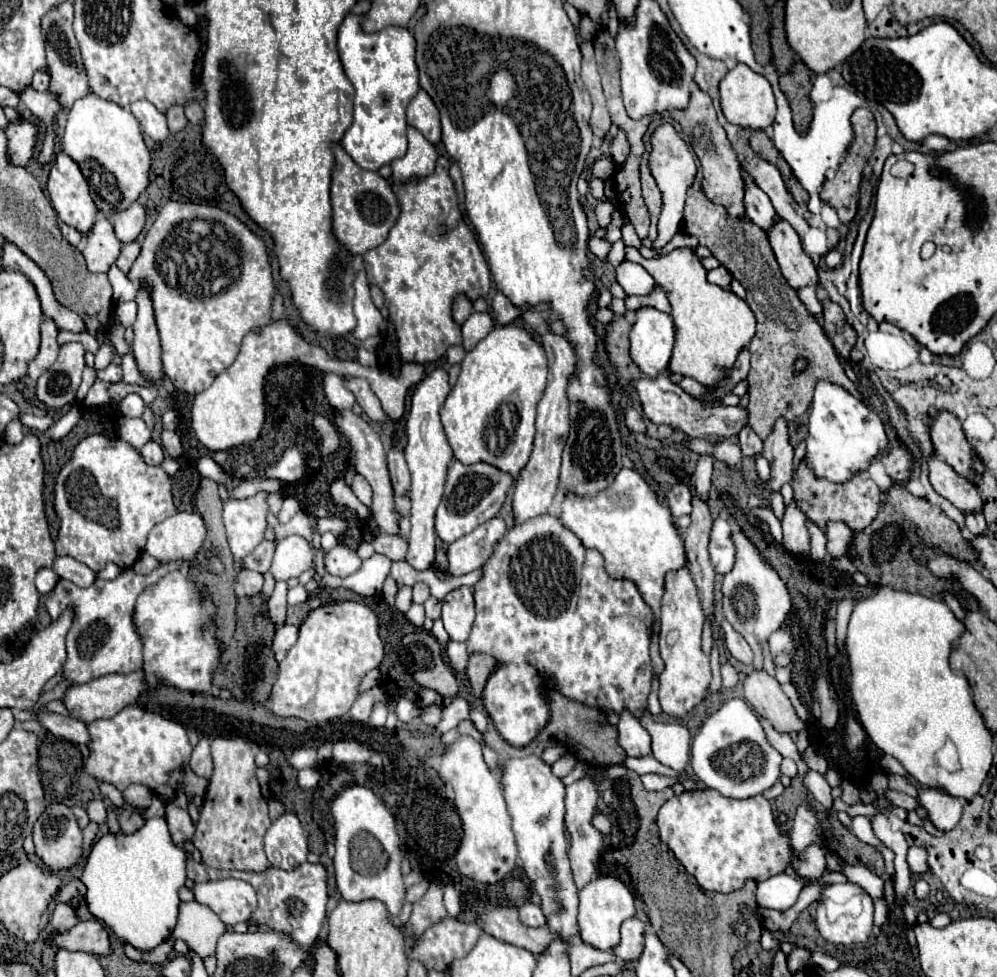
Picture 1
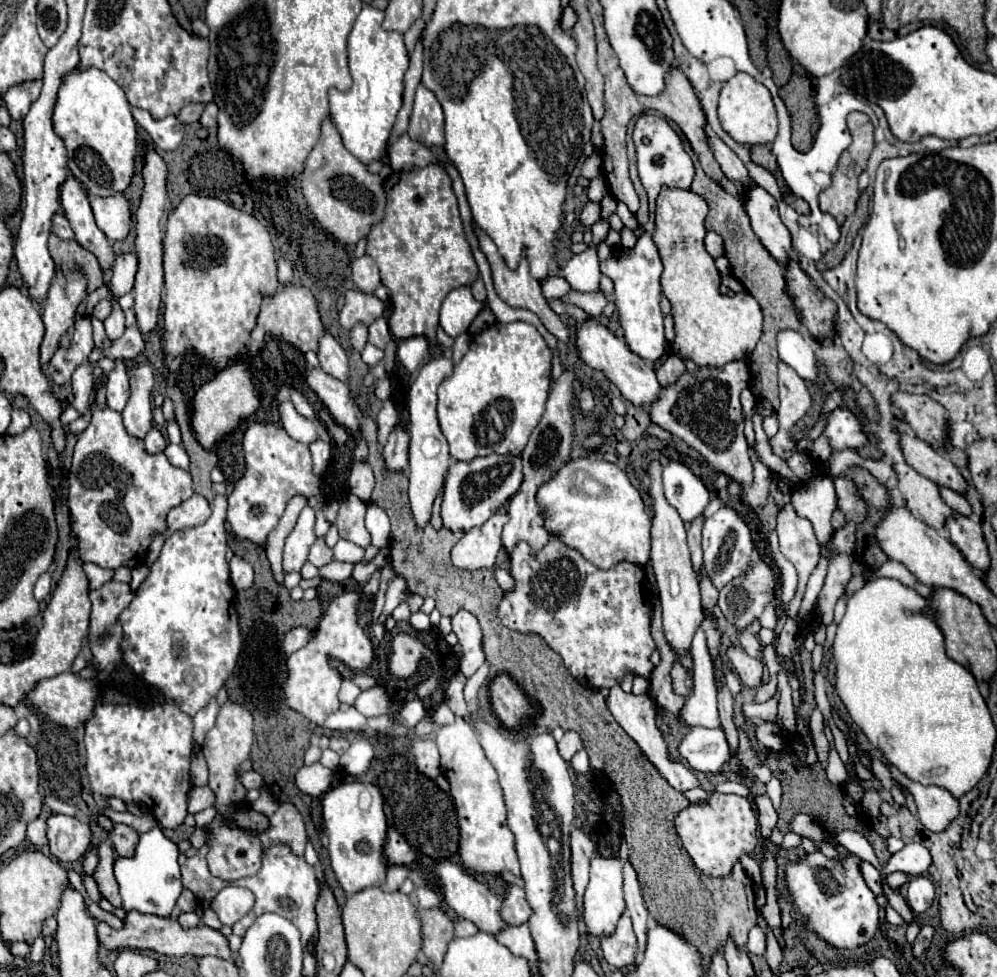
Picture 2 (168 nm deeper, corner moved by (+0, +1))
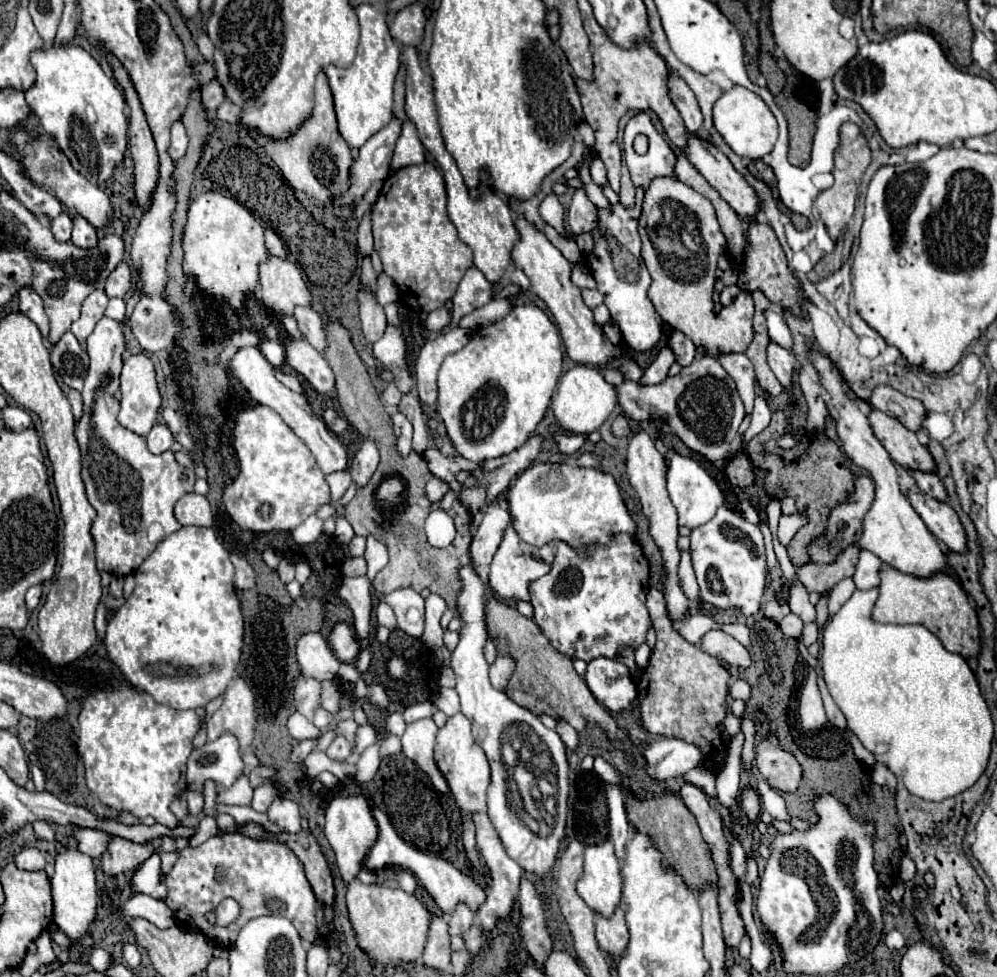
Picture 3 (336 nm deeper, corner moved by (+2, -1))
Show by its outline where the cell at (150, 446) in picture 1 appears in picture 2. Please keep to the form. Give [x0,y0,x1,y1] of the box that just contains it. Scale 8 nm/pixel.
[144,427,166,455]

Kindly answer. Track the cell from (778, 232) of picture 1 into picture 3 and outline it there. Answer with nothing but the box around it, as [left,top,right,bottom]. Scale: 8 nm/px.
[682,131,760,219]

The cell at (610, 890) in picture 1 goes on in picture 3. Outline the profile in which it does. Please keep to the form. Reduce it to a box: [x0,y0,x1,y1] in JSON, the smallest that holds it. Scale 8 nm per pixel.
[576,839,622,915]

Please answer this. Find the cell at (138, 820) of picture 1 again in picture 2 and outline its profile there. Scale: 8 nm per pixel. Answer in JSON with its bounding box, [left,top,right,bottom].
[112,825,138,855]

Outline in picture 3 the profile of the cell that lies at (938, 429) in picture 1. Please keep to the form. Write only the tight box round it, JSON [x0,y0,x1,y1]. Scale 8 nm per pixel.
[868,385,926,431]

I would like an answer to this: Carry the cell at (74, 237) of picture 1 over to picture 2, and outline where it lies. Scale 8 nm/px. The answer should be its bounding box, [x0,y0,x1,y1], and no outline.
[52,215,74,239]

